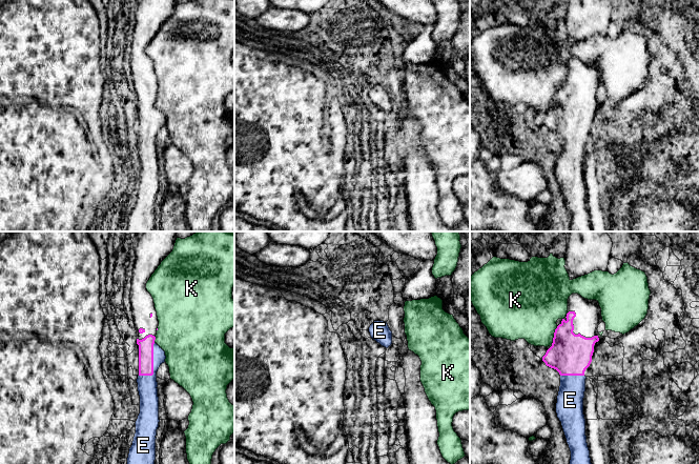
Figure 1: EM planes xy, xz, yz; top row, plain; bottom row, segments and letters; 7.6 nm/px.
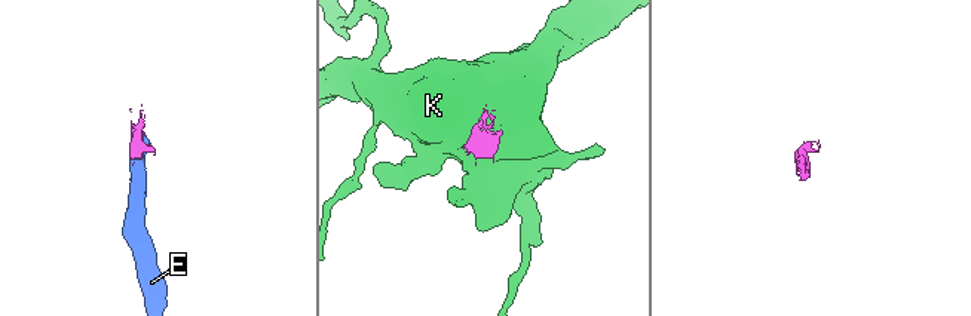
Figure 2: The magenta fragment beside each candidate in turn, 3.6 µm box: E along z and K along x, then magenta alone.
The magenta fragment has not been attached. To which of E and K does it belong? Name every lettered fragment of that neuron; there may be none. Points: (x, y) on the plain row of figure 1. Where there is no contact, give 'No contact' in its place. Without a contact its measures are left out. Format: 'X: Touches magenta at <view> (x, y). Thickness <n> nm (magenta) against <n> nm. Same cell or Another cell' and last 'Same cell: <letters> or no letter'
E: Touches magenta at xy (152, 129). Thickness 110 nm (magenta) against 150 nm. Same cell
K: Touches magenta at yz (554, 100). Thickness 320 nm (magenta) against 420 nm. Another cell
Same cell: E

